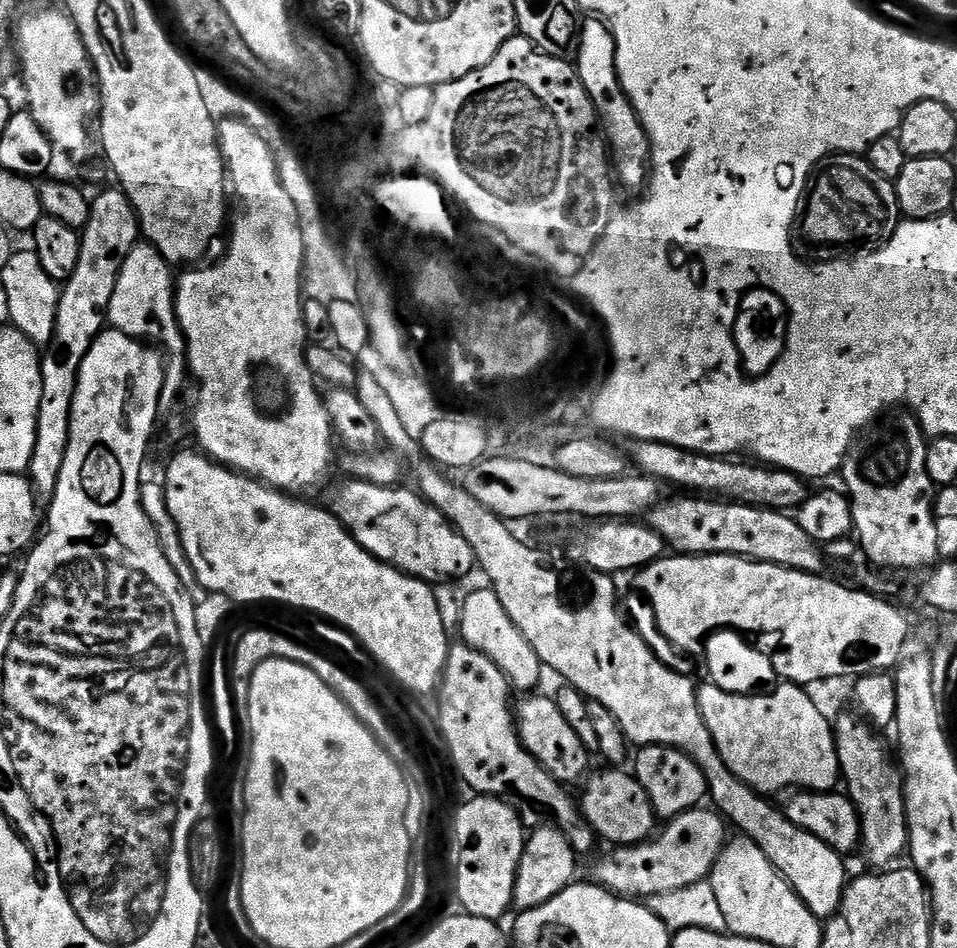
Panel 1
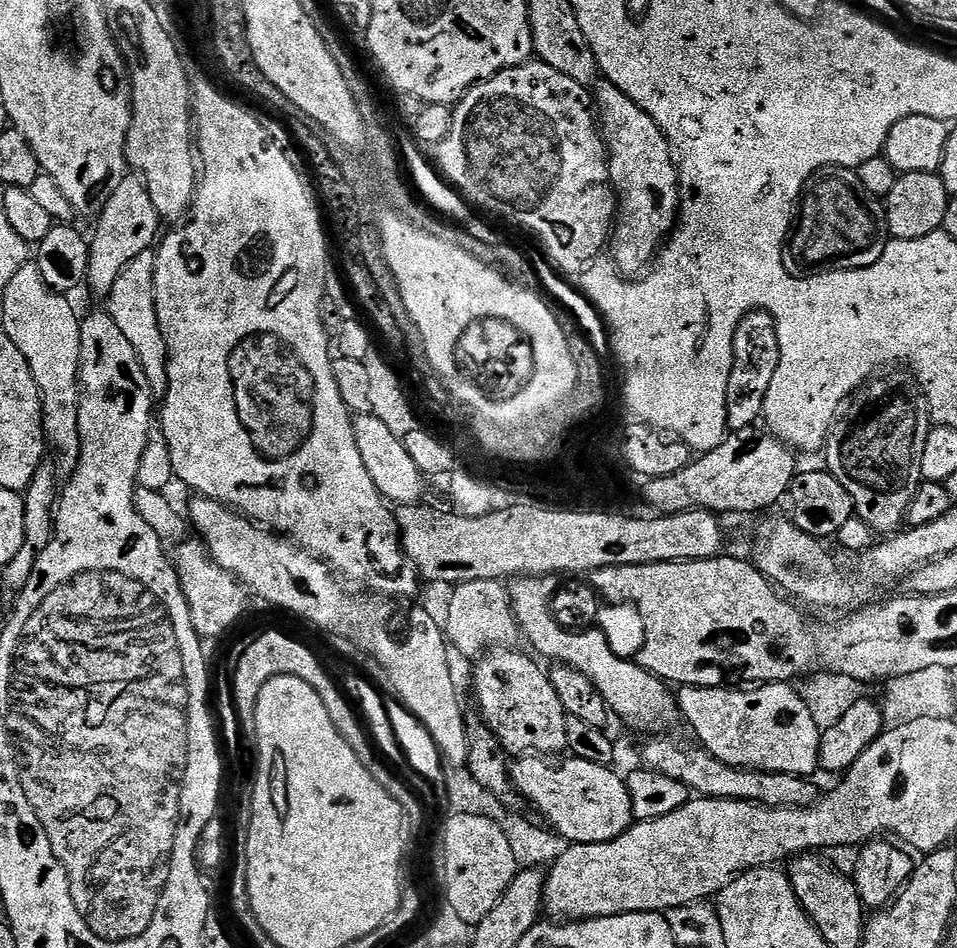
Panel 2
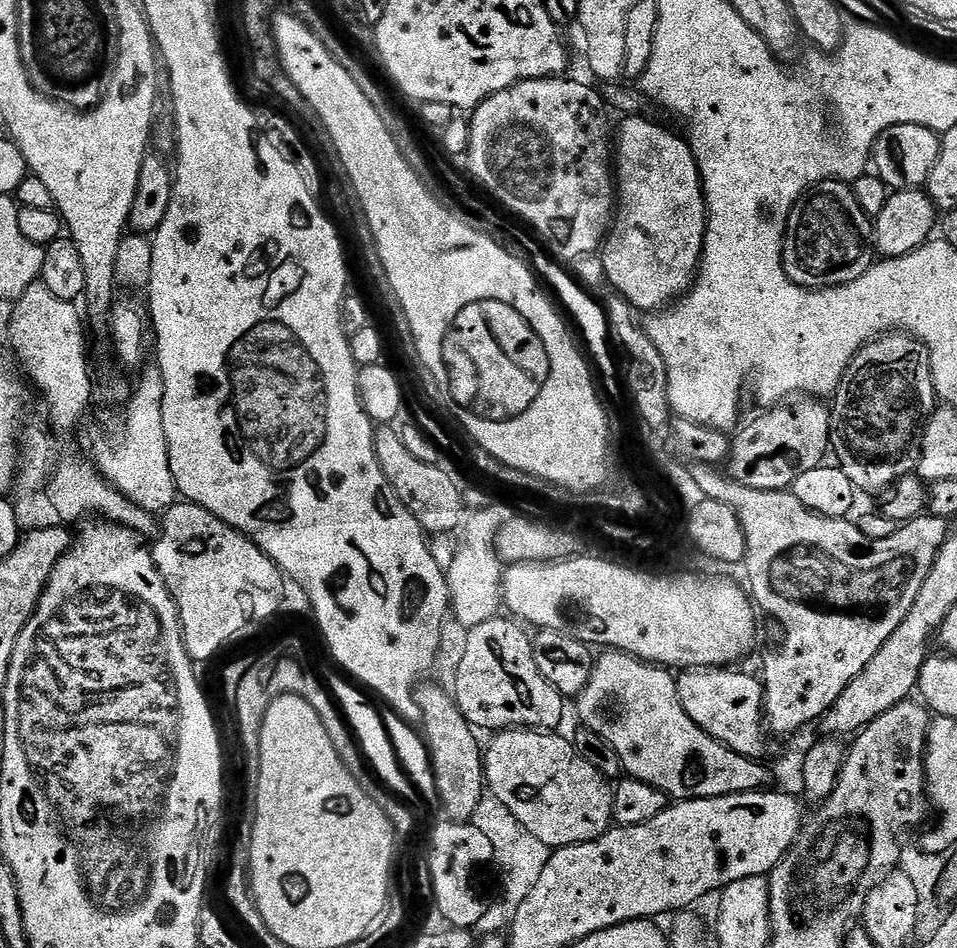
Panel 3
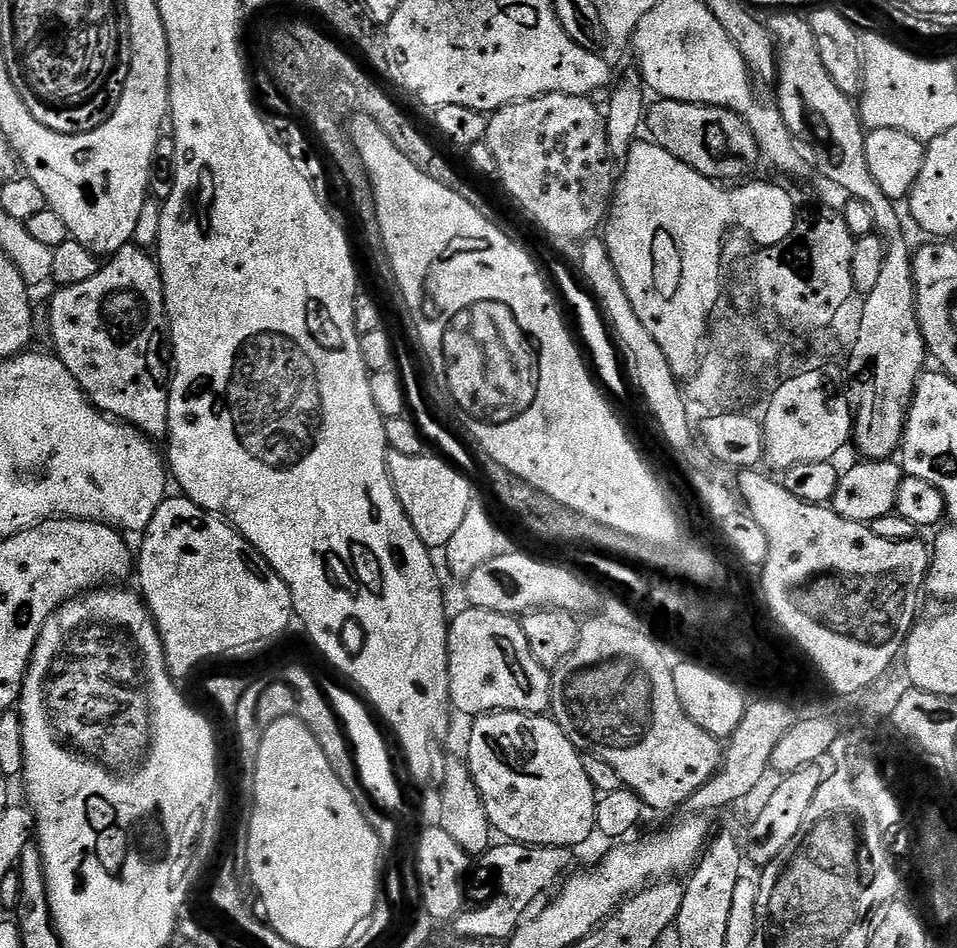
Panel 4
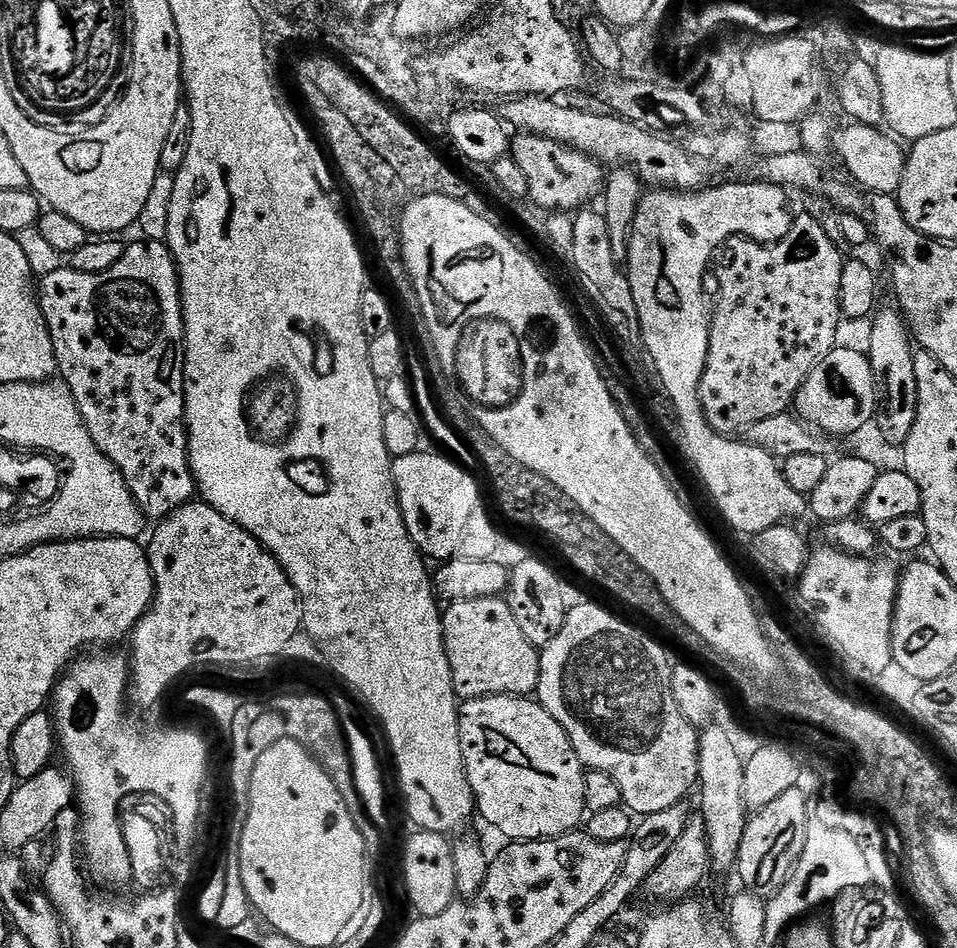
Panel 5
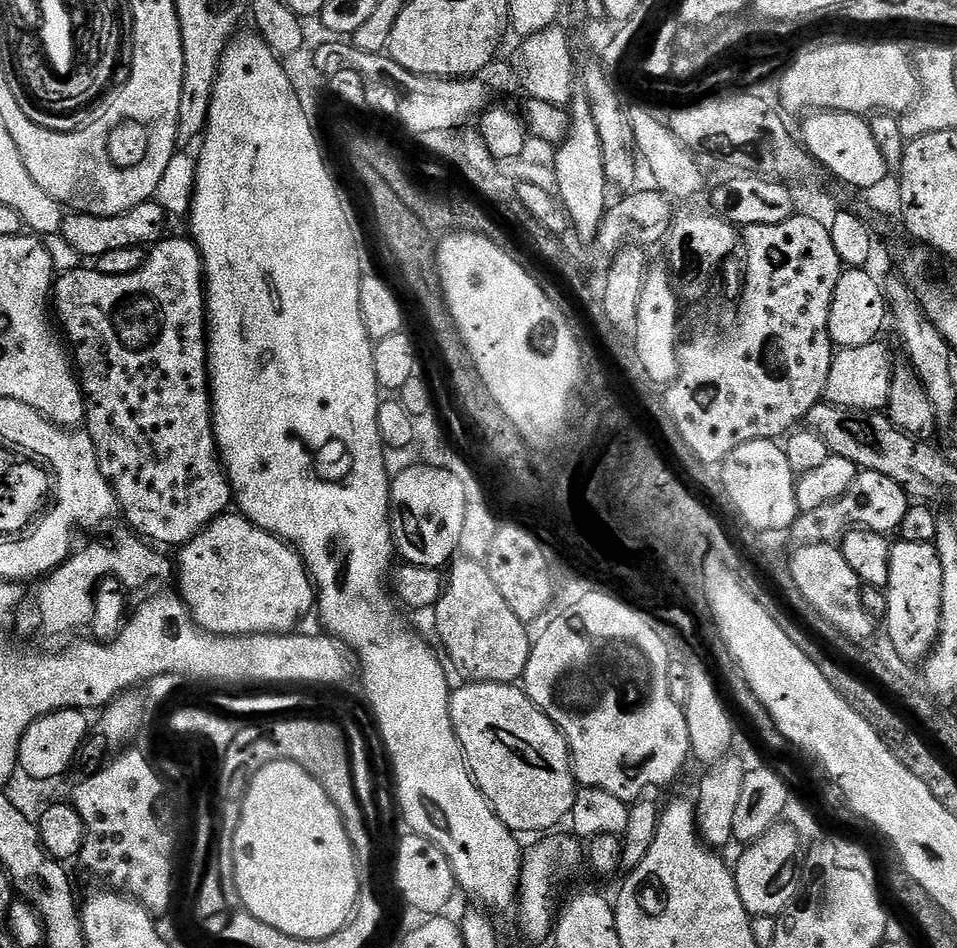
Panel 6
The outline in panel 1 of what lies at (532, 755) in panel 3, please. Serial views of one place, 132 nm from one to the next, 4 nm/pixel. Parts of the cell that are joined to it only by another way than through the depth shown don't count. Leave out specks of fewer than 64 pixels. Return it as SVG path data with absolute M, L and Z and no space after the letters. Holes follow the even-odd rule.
M624 770L604 771L608 772L600 772L597 776L592 774L587 777L586 783L583 785L583 788L585 787L584 797L579 797L578 800L581 813L590 822L590 826L601 841L609 840L612 846L631 846L644 843L658 828L658 817L655 810L652 809L652 803L646 794L646 790L642 790L642 786L636 781L635 775L628 773L627 776L626 773L620 772Z

